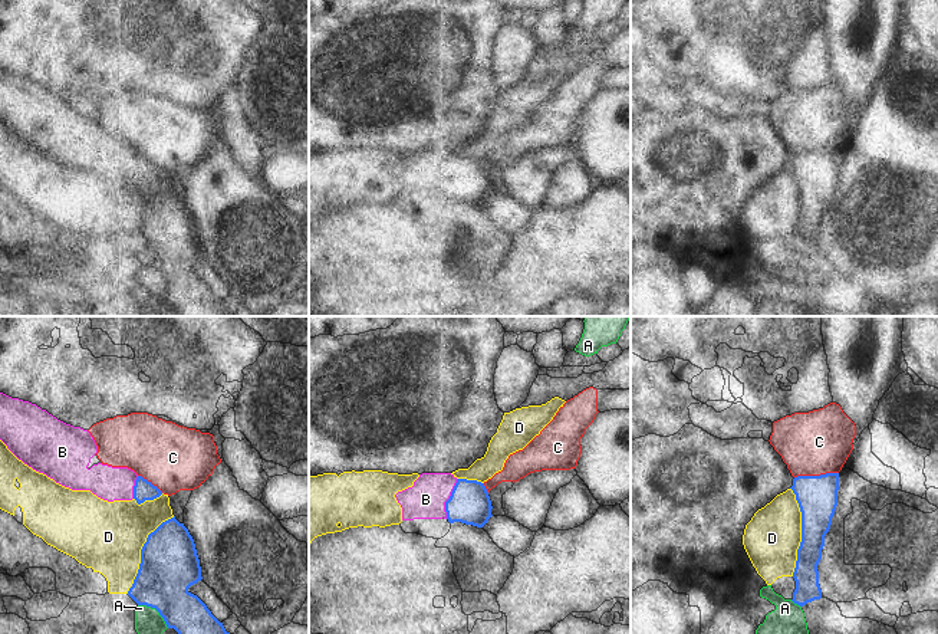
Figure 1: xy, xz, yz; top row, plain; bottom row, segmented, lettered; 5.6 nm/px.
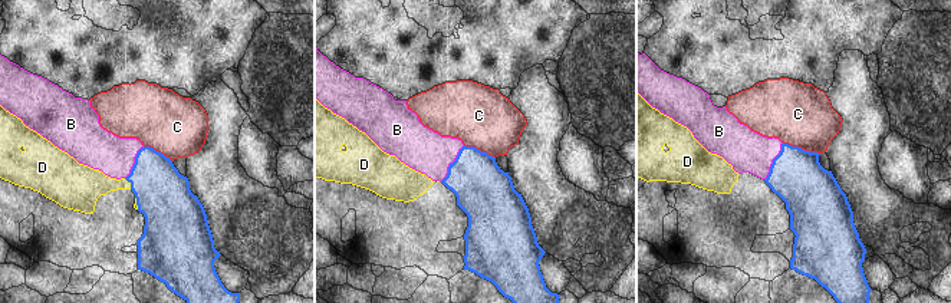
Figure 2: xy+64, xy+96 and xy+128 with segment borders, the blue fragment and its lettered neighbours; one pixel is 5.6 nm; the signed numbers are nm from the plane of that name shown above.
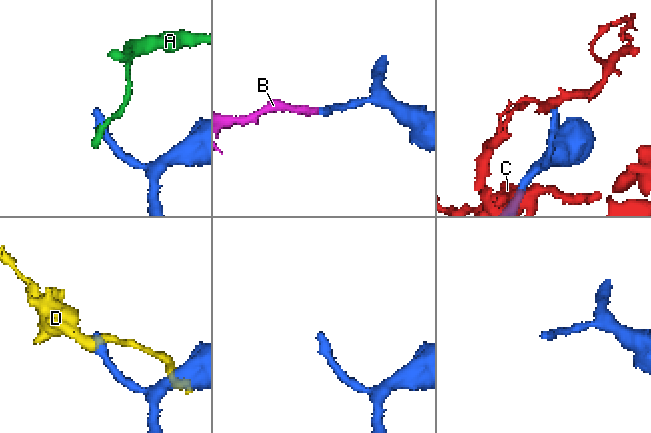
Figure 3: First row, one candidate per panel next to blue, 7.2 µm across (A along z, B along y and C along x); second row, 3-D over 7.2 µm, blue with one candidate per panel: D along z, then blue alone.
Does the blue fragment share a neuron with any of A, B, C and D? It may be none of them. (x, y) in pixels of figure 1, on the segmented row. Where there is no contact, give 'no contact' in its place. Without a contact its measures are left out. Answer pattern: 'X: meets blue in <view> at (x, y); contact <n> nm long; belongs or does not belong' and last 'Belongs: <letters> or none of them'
A: meets blue in xy at (155, 608); contact 220 nm long; does not belong
B: meets blue in xz at (448, 499); contact 240 nm long; belongs
C: meets blue in yz at (816, 476); contact 260 nm long; does not belong
D: meets blue in yz at (802, 532); contact 500 nm long; does not belong
Belongs: B

